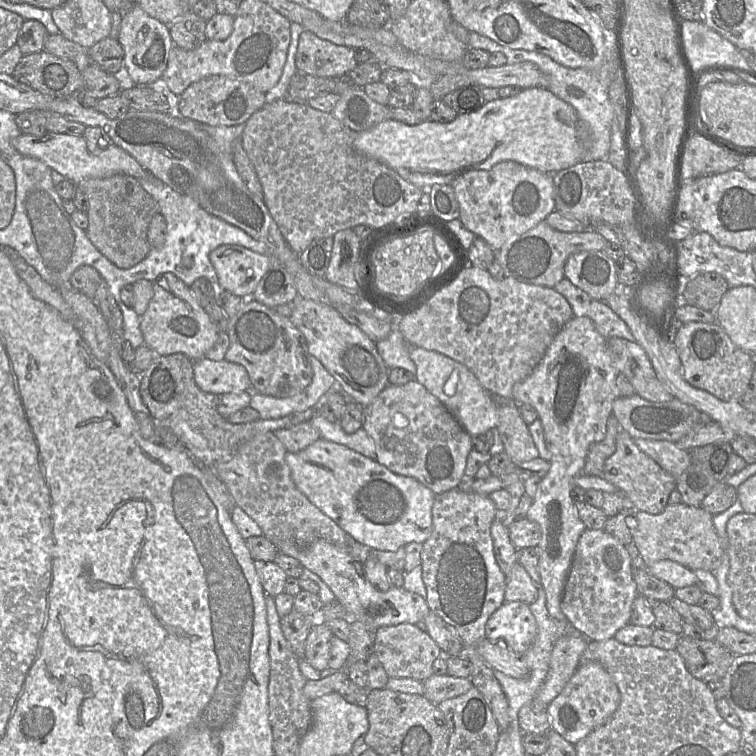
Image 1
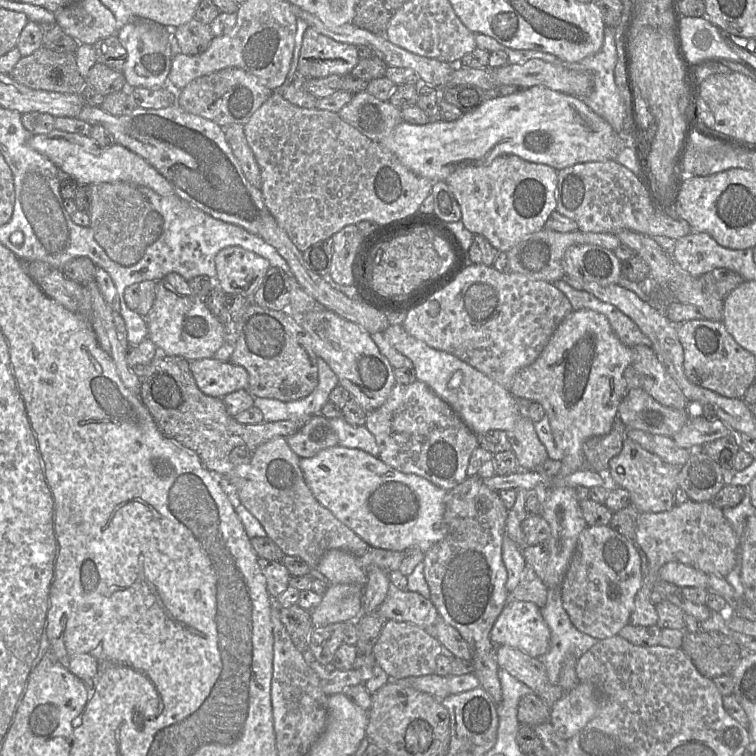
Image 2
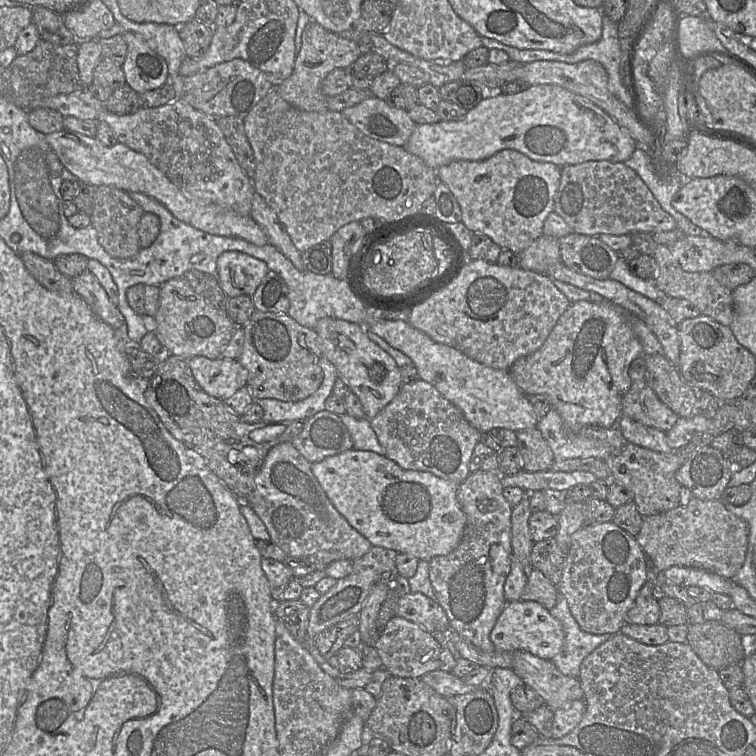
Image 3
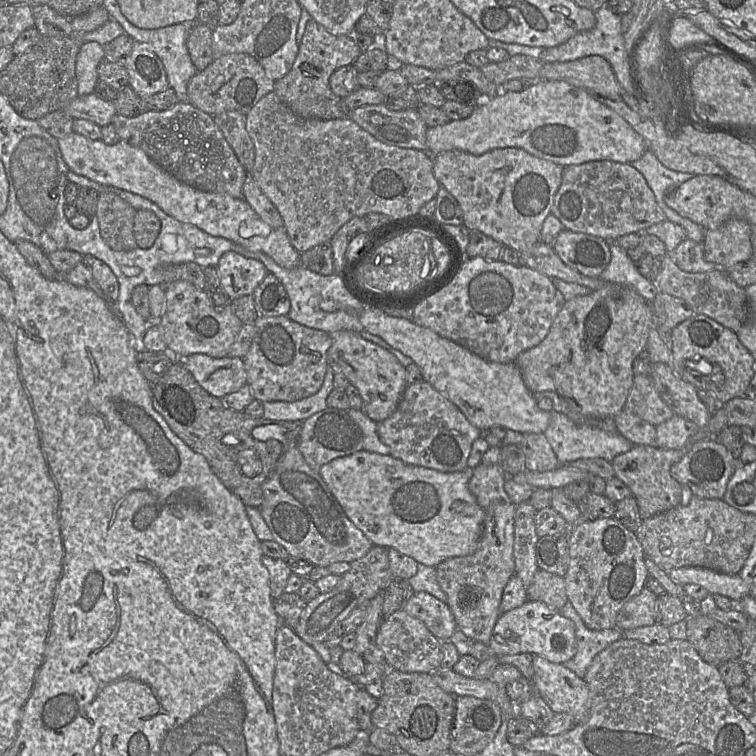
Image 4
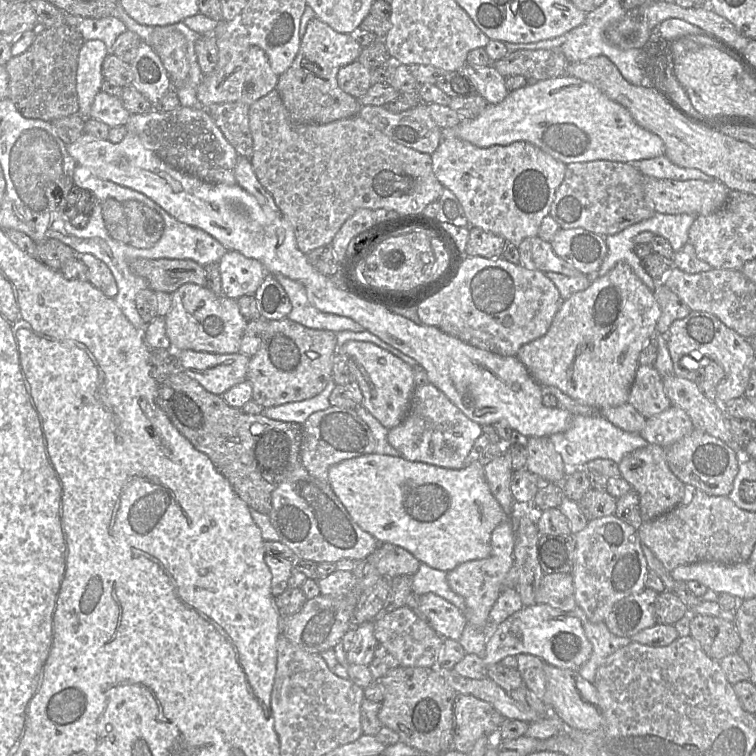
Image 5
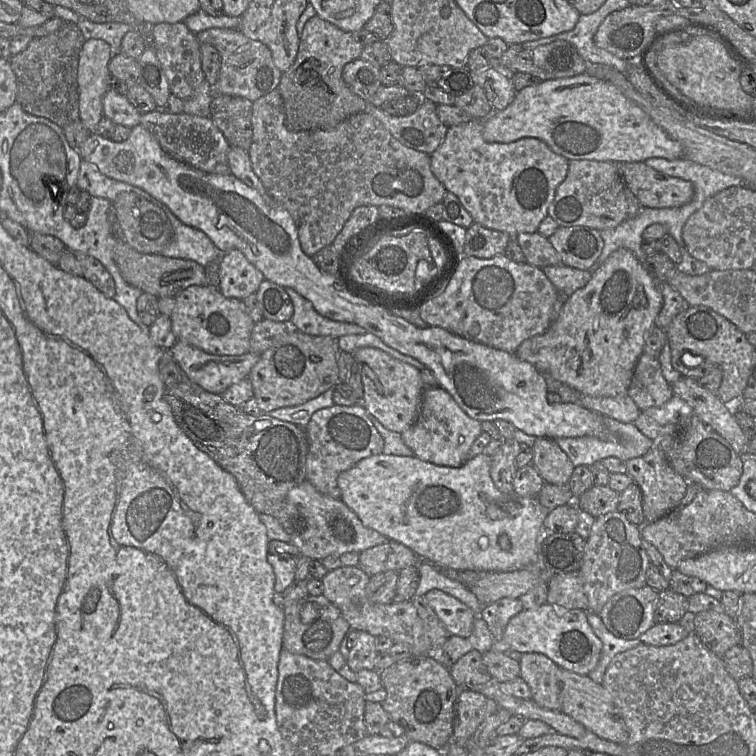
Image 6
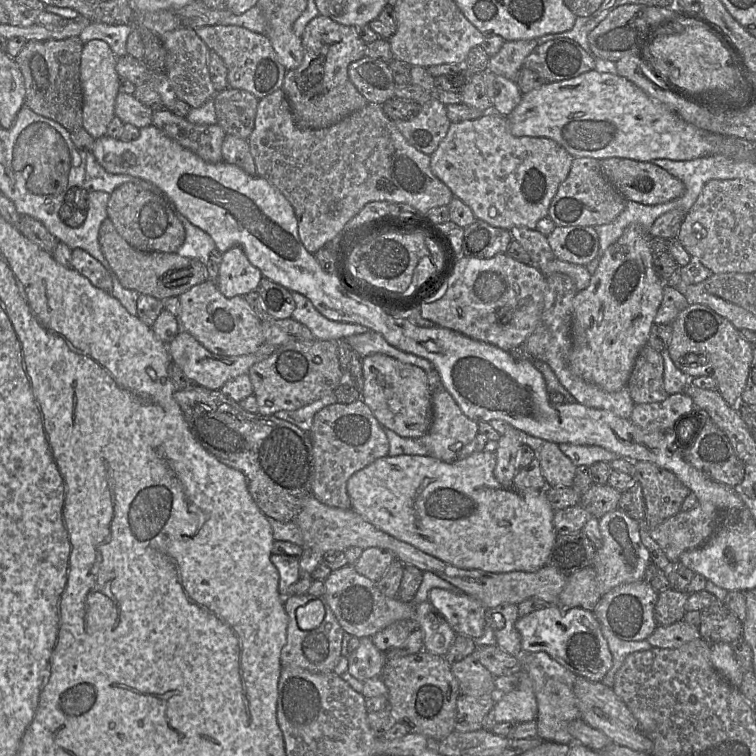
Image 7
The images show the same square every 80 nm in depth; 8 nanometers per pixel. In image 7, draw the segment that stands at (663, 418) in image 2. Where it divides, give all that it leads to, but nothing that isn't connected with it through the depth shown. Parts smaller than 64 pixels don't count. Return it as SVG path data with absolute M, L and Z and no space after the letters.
M648 344L636 358L627 389L635 404L663 402L669 397L664 388L663 357Z

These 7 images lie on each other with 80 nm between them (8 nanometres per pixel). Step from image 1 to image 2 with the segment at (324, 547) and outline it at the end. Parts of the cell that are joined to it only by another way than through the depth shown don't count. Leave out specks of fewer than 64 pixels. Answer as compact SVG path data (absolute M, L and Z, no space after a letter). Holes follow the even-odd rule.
M330 549L325 552L316 570L330 584L357 584L364 587L367 583L367 571L358 565L356 556L344 550ZM392 588L375 611L387 620L411 622L425 629L440 618L430 599L418 592Z

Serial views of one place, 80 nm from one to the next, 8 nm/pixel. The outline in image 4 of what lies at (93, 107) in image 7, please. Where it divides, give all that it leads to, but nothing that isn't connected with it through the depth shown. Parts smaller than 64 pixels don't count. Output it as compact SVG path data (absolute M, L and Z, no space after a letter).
M83 42L76 58L78 95L94 92L98 82L98 65L105 58L103 46L97 42Z

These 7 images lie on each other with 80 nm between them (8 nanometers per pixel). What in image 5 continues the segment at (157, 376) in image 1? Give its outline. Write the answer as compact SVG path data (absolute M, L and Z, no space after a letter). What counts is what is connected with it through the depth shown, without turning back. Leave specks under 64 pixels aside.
M184 371L157 383L156 403L177 430L200 452L209 457L214 467L228 480L235 493L252 509L268 515L272 508L272 492L300 462L302 425L273 420L263 414L247 414L228 405L221 395L207 391Z

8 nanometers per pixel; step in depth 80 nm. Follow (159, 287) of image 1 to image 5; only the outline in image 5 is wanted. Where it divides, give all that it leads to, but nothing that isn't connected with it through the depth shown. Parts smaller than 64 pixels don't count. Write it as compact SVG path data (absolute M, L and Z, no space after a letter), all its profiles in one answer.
M187 283L171 293L172 304L165 316L166 333L175 351L194 350L213 354L239 353L241 339L248 321L241 314L237 299L216 295L205 285Z

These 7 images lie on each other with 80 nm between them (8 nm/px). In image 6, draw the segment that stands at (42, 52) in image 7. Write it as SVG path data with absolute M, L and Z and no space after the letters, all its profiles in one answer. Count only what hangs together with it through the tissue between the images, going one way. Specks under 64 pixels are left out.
M63 23L55 32L33 38L27 48L9 62L17 78L17 100L31 115L46 118L60 127L80 120L78 65L85 39L73 23Z

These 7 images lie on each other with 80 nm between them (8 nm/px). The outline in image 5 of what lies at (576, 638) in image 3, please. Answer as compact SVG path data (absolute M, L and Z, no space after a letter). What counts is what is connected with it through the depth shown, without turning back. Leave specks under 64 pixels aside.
M578 606L572 612L573 616L580 620L585 635L592 644L592 653L589 659L577 671L584 679L593 683L599 665L618 648L633 641L630 637L616 636L604 622L590 622Z

